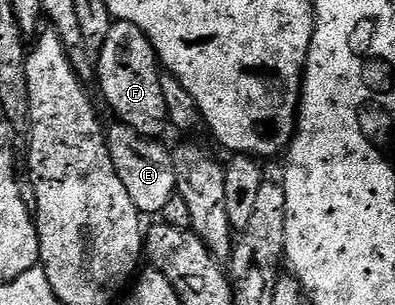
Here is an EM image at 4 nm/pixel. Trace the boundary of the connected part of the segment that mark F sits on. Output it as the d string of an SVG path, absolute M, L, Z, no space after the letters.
M119 19L108 29L108 41L104 41L104 49L96 55L96 87L102 90L108 106L114 110L114 119L131 127L136 133L140 133L146 139L157 140L162 130L167 130L168 120L166 106L164 105L164 93L160 93L160 64L154 47L149 37L136 25Z

